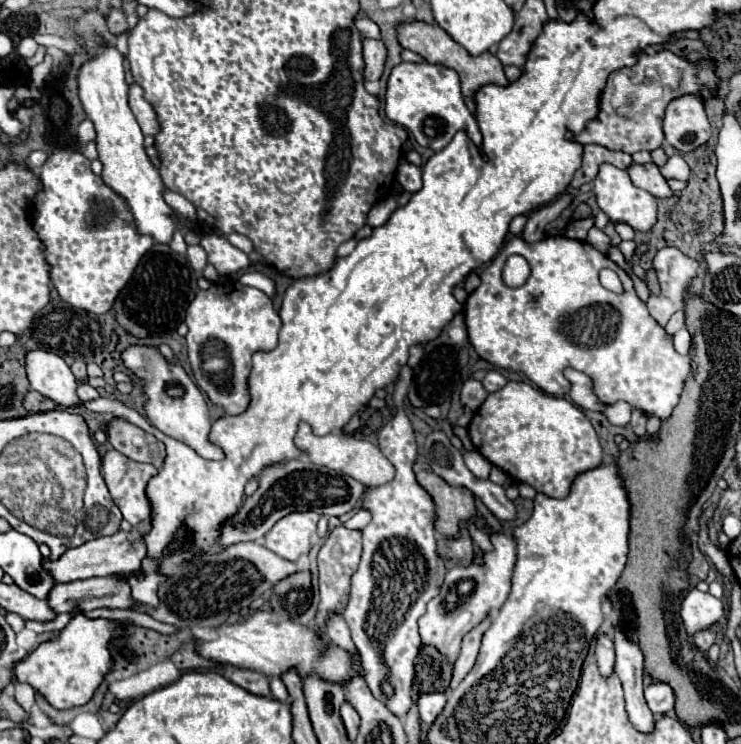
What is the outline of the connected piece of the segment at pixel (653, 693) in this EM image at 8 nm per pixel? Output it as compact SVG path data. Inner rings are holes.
M651 683L645 687L645 701L655 717L663 717L673 711L675 695L671 687L665 687L665 683Z

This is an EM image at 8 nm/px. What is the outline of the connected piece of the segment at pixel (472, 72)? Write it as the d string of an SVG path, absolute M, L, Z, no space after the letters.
M415 21L415 23L407 23L407 25L401 25L397 29L399 33L399 43L405 47L405 49L411 49L419 55L425 57L427 63L441 63L449 69L455 69L461 77L461 87L463 87L463 95L469 97L469 99L475 99L477 91L485 85L501 85L501 87L507 87L509 85L509 79L505 77L503 73L503 65L501 61L493 55L493 53L483 53L479 57L473 57L469 55L459 43L455 43L437 23L429 25L429 23L421 23L421 21Z

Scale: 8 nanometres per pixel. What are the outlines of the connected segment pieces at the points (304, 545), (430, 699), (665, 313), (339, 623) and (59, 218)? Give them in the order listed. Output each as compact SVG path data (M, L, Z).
M315 511L291 513L277 521L265 535L265 547L283 559L297 561L311 551L311 535L317 529L319 515Z
M429 693L429 695L421 695L421 699L419 699L421 719L427 725L433 725L433 721L439 717L443 707L445 707L445 695L443 693Z
M665 247L657 251L653 259L653 267L659 277L661 293L651 295L651 299L647 301L647 307L653 319L657 319L657 323L667 325L669 317L675 311L683 309L685 295L687 295L687 289L691 287L691 281L695 277L703 277L707 269L677 247Z
M331 613L325 621L325 631L329 638L339 647L353 647L353 641L351 641L351 633L349 633L349 627L345 623L345 619L337 613Z
M55 149L55 153L47 157L39 169L41 189L35 195L37 219L33 227L43 243L49 279L59 297L75 309L101 315L111 309L113 299L133 275L141 255L147 253L155 241L137 235L137 231L129 227L125 203L105 187L89 163L87 157L71 149Z

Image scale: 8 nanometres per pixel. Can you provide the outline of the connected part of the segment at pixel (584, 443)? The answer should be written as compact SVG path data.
M507 383L501 391L495 391L487 401L475 411L475 417L469 425L469 435L475 449L489 459L499 469L507 471L517 481L529 483L539 493L549 497L567 497L577 475L591 471L603 463L603 451L597 439L597 433L583 411L563 397L545 395L539 389L533 389L527 383Z

